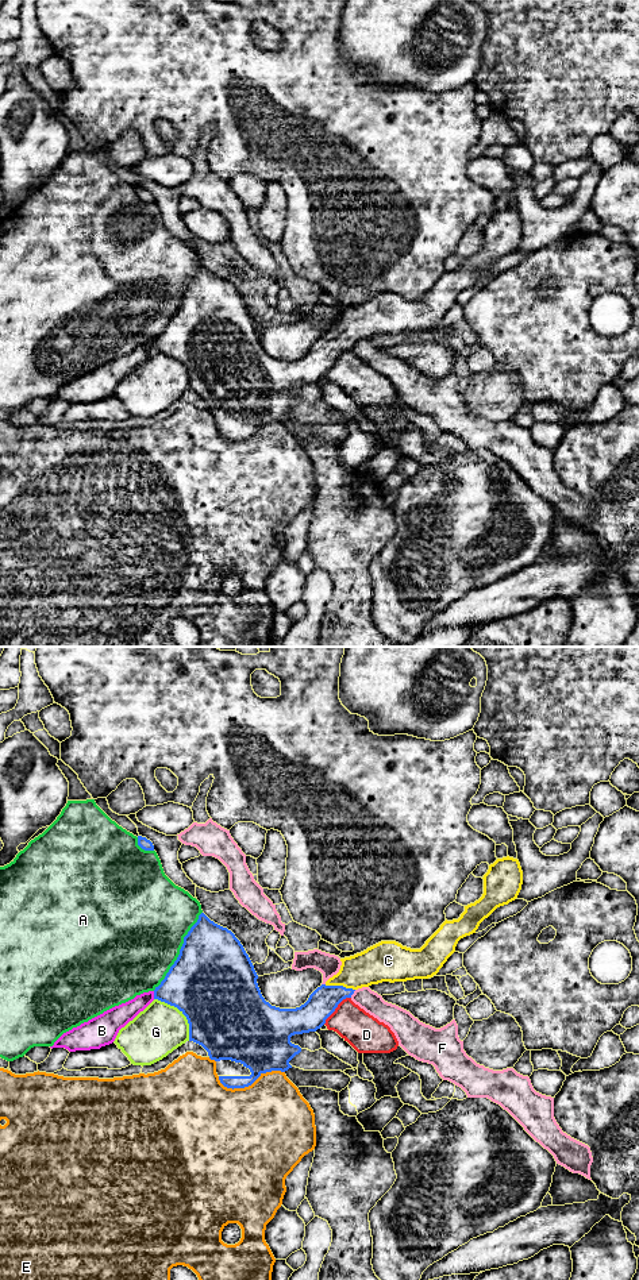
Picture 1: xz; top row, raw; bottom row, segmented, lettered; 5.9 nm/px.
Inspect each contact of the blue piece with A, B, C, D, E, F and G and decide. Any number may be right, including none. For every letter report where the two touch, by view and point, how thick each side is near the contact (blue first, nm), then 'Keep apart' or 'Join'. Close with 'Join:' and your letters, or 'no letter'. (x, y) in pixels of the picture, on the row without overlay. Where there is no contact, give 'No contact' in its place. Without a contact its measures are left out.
A: Touches blue at xz (180, 303). Thickness 480 nm (blue) against 500 nm. Keep apart
B: Touches blue at xz (154, 347). Thickness 360 nm (blue) against 130 nm. Keep apart
C: Touches blue at xz (339, 338). Thickness 170 nm (blue) against 220 nm. Join
D: Touches blue at xz (335, 359). Thickness 170 nm (blue) against 220 nm. Keep apart
E: Touches blue at xz (250, 436). Thickness 320 nm (blue) against 500 nm. Keep apart
F: Touches blue at xz (353, 344). Thickness 170 nm (blue) against 130 nm. Keep apart
G: Touches blue at xz (183, 365). Thickness 500 nm (blue) against 300 nm. Keep apart
Join: C

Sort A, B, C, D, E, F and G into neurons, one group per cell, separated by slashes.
A / B / C / D / E / F / G

